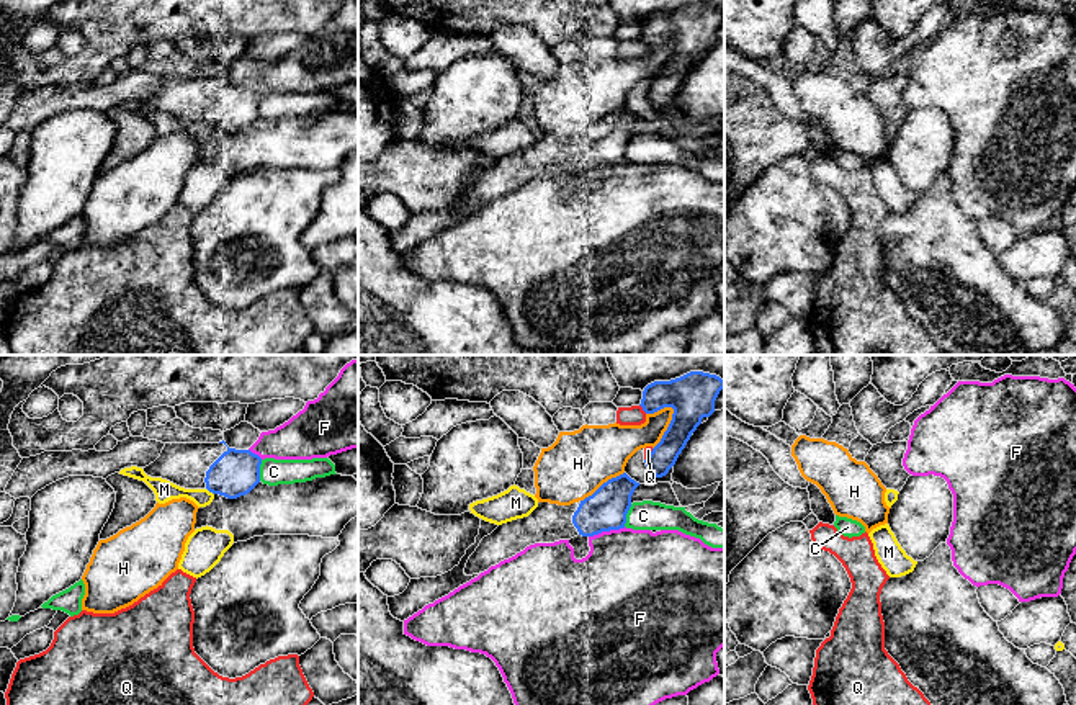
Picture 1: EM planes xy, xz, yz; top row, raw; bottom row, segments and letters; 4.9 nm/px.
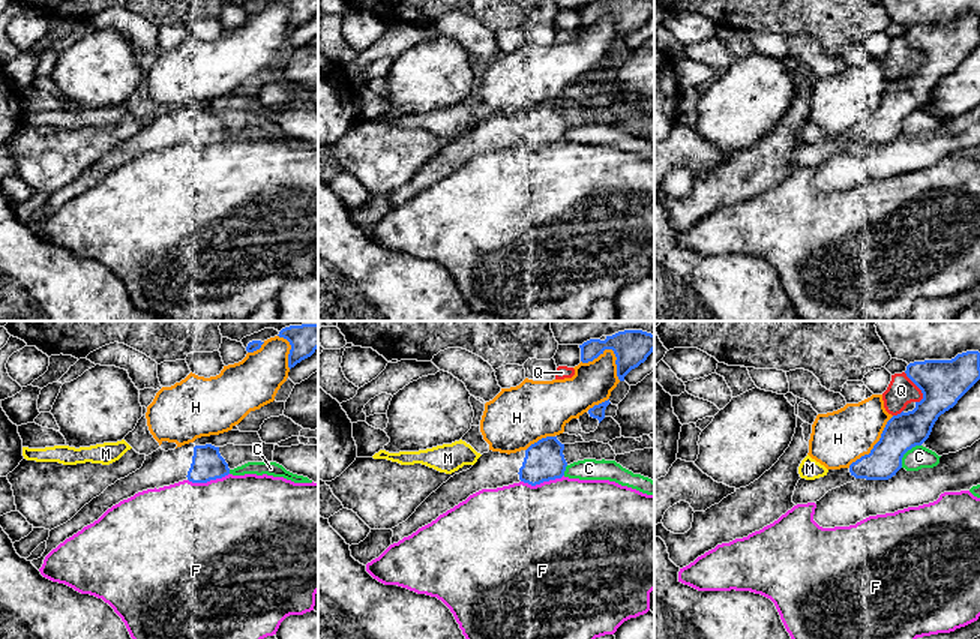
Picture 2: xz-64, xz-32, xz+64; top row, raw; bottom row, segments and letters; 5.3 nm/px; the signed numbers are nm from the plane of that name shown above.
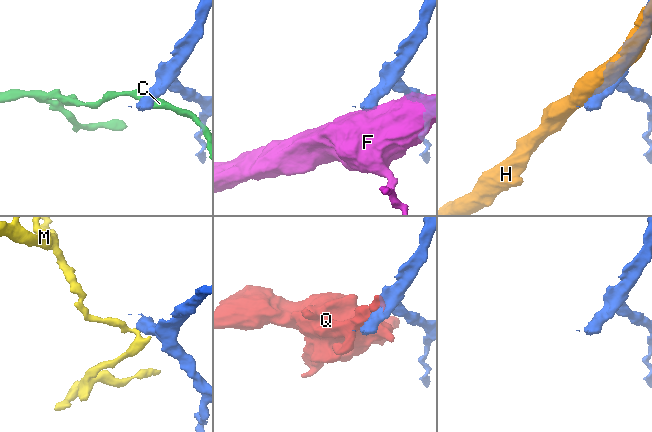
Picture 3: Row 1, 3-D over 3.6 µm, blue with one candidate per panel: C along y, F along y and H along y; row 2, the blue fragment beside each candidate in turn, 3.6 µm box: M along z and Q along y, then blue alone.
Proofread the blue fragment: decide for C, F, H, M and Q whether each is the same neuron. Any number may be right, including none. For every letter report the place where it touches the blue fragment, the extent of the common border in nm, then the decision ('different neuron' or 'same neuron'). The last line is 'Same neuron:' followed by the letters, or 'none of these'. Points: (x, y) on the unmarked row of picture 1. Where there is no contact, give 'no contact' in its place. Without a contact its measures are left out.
C: meets blue in xz at (625, 149); contact 120 nm long; different neuron
F: meets blue in xz at (607, 164); contact 190 nm long; different neuron
H: meets blue in xz at (668, 61); contact 240 nm long; different neuron
M: meets blue in xy at (210, 125); contact 50 nm long; different neuron
Q: meets blue in xz at (643, 43); contact 60 nm long; different neuron
Same neuron: none of these

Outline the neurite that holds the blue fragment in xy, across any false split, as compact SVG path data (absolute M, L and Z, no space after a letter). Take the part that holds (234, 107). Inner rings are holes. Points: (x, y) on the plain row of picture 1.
M165 77L160 90L142 101L150 111L185 123L208 123L227 132L249 128L260 116L262 92L250 83L219 77Z

